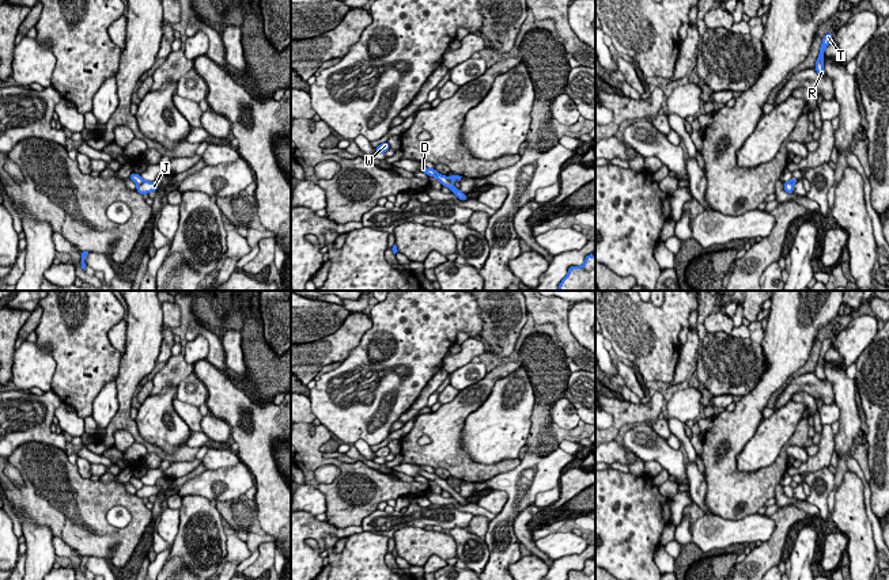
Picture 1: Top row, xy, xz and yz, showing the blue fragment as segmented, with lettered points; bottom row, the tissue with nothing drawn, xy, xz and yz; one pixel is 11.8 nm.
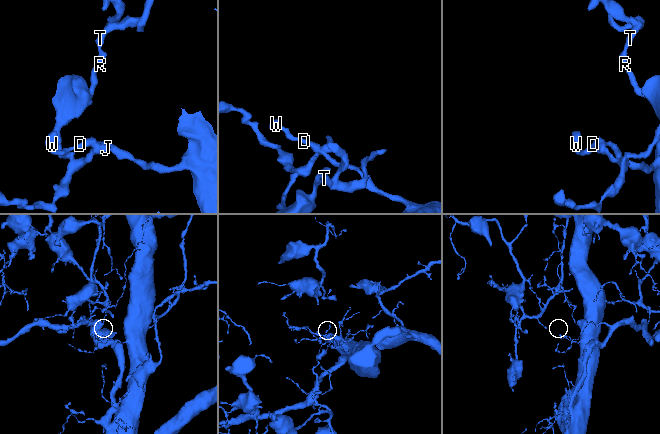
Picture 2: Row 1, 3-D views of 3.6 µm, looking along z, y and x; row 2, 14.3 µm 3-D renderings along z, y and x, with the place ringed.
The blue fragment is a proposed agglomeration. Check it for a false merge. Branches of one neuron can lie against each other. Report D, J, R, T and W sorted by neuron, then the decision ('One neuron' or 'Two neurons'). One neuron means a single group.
Groups: D W / J R T. Two neurons

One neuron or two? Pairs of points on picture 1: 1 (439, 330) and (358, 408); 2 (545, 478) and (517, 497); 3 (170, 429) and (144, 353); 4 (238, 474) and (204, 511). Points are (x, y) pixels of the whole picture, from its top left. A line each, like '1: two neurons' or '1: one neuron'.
1: one neuron
2: one neuron
3: two neurons
4: two neurons

